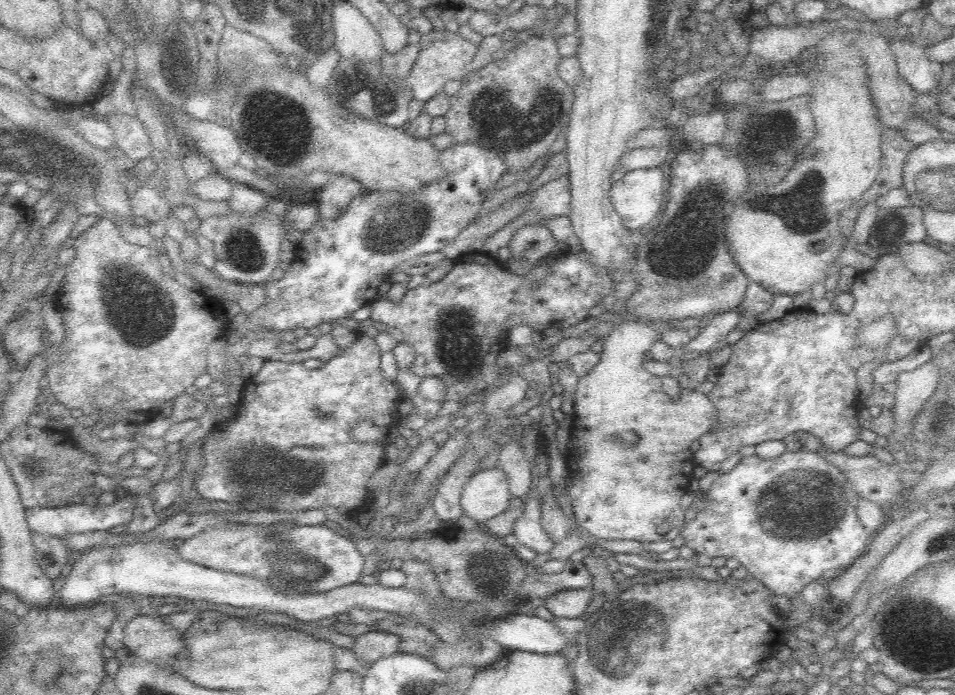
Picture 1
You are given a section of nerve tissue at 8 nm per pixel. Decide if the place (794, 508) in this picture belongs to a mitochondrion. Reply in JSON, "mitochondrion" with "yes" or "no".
{"mitochondrion":"yes"}

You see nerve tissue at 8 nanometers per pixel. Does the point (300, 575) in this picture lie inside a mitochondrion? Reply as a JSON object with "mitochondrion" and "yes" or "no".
{"mitochondrion":"yes"}

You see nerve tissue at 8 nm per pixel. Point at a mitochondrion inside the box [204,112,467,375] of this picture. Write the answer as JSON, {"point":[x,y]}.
{"point":[388,231]}

